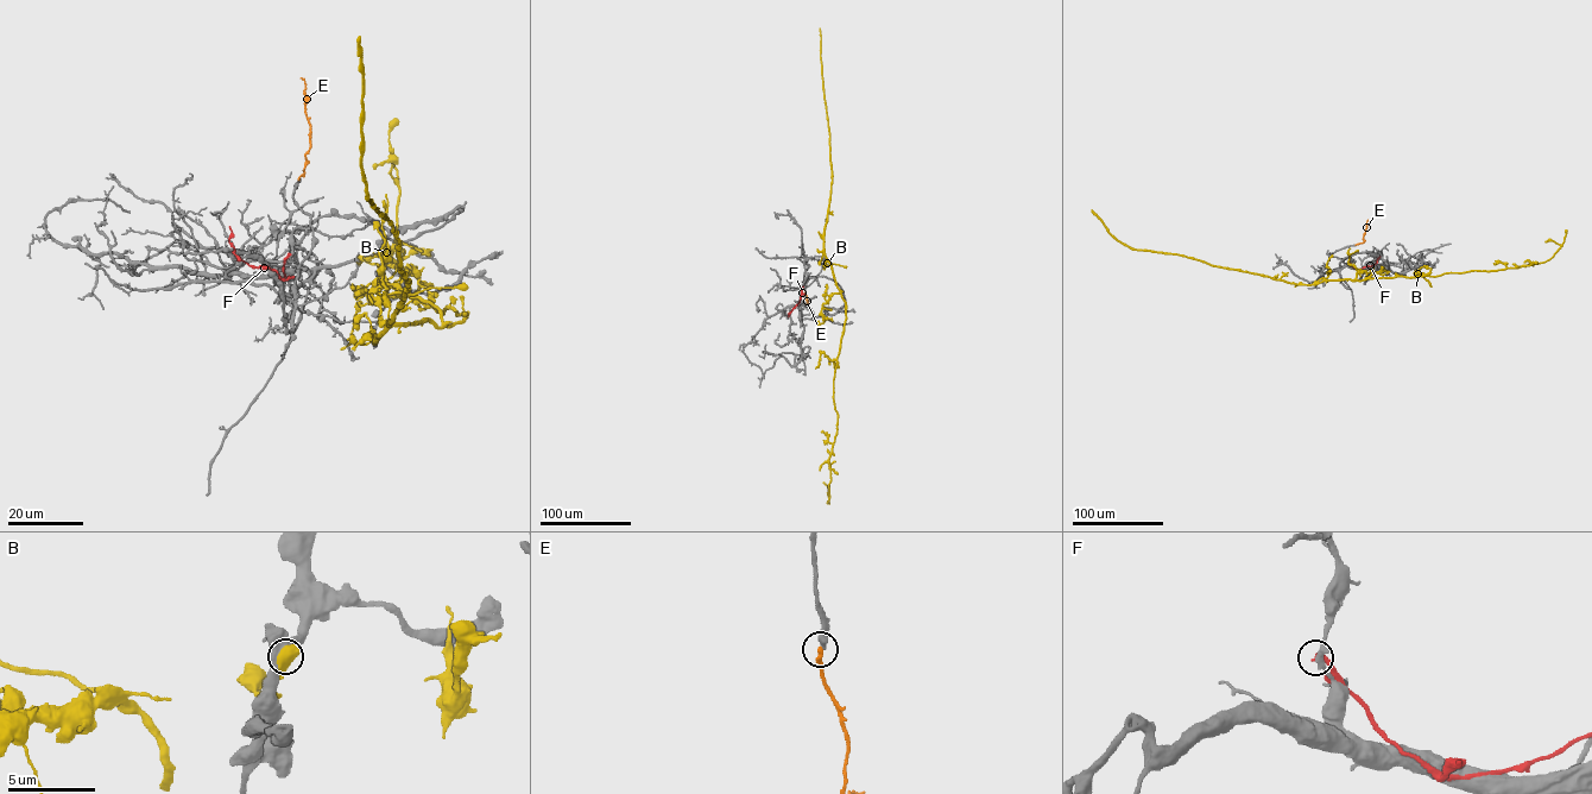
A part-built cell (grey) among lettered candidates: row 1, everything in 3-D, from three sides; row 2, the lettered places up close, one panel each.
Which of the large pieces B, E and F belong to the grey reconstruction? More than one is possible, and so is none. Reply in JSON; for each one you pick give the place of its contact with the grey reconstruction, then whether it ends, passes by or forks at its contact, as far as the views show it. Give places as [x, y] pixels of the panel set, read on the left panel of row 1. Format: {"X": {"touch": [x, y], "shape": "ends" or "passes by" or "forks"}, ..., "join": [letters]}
{"join": []}

